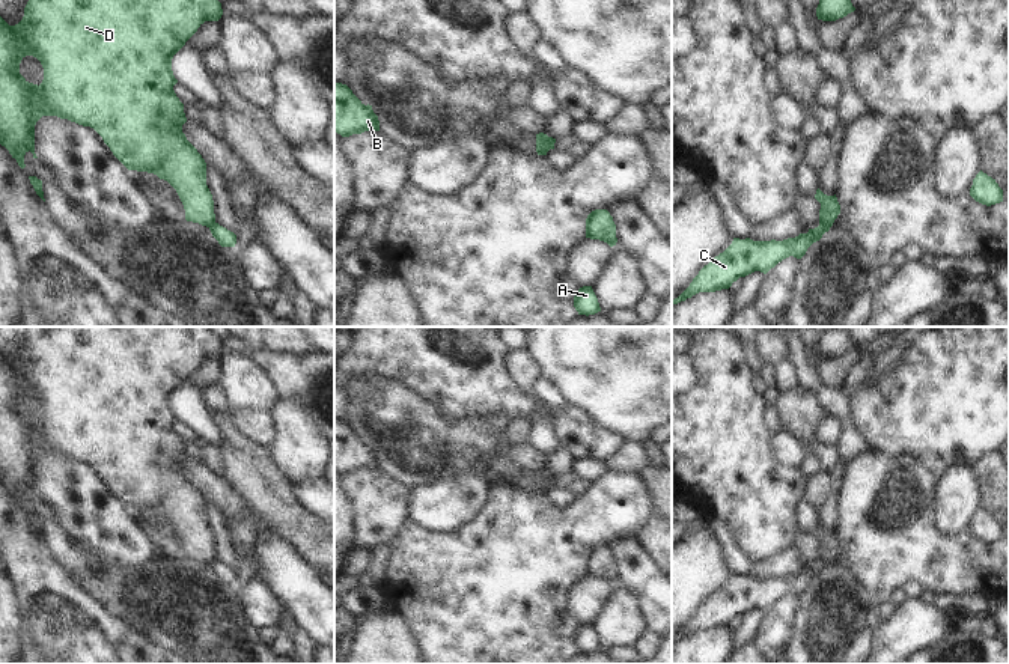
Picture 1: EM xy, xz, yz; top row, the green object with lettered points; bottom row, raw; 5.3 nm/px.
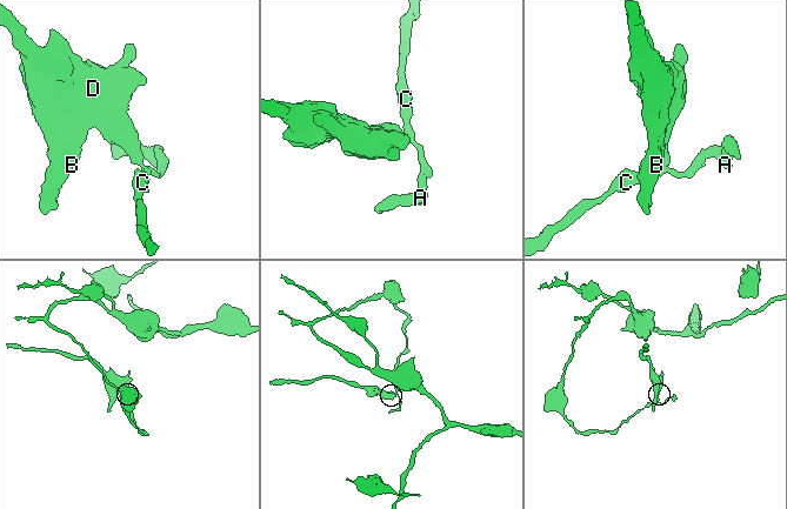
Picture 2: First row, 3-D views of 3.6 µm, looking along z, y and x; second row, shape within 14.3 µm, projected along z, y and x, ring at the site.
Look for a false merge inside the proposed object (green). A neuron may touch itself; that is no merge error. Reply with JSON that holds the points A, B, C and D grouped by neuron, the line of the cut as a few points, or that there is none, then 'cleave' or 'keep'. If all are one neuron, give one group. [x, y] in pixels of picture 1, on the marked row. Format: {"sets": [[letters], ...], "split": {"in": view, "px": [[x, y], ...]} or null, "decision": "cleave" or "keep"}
{"sets": [["A", "C"], ["B", "D"]], "split": {"in": "yz", "px": [[820, 223], [830, 226]]}, "decision": "cleave"}

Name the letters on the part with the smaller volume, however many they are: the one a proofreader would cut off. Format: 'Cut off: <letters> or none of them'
Cut off: B, D

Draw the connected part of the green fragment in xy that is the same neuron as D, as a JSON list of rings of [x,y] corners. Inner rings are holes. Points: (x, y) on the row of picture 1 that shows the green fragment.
[[[29,0],[18,24],[9,26],[0,17],[0,145],[24,169],[29,151],[38,158],[35,125],[42,116],[90,126],[128,170],[154,173],[167,181],[184,205],[187,221],[209,227],[215,223],[215,214],[206,185],[206,163],[182,132],[187,117],[173,90],[178,80],[172,59],[205,21],[218,21],[221,15],[218,0]],[[26,56],[36,57],[44,68],[39,86],[20,74]]]

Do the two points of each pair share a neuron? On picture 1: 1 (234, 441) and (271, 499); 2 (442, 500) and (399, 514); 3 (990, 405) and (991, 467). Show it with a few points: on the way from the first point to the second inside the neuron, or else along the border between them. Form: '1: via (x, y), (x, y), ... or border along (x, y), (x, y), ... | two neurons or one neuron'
1: via (240, 455), (261, 485) | one neuron
2: border along (410, 490), (411, 518) | two neurons
3: border along (993, 452), (981, 456), (972, 466) | two neurons

